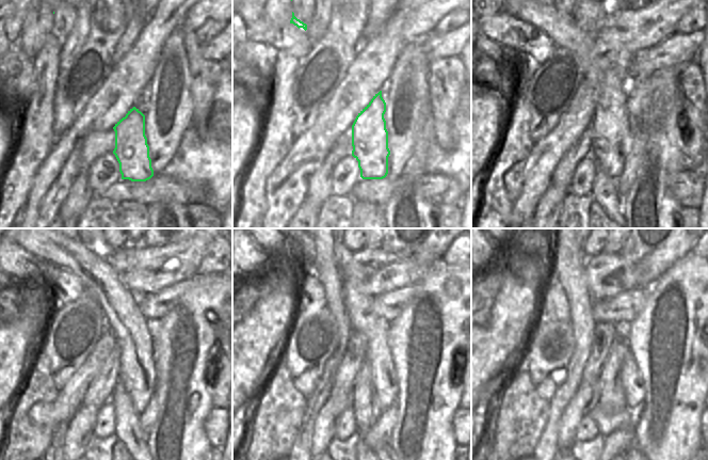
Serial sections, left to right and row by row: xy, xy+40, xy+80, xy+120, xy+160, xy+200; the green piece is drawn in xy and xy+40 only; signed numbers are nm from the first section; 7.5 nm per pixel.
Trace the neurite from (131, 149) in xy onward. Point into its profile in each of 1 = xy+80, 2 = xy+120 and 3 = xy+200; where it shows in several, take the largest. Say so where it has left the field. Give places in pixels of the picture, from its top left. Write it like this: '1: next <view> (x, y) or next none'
1: next xy+80 (610, 138)
2: next xy+120 (137, 369)
3: next xy+200 (632, 385)

